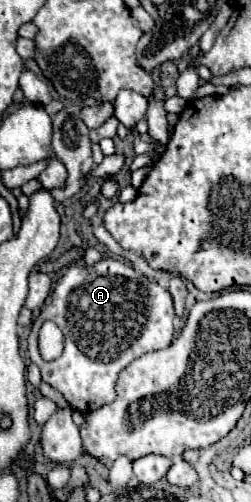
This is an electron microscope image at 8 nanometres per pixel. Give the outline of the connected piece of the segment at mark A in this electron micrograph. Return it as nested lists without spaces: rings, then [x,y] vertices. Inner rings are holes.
[[[104,258],[96,266],[68,268],[68,272],[56,284],[50,304],[46,304],[40,316],[32,322],[32,330],[28,336],[28,352],[30,352],[30,360],[42,372],[42,382],[58,390],[70,402],[72,408],[88,414],[92,410],[98,410],[104,404],[114,402],[116,400],[114,386],[116,386],[118,374],[142,354],[166,348],[172,342],[172,334],[174,334],[174,306],[172,306],[170,292],[160,284],[148,280],[144,274],[138,274],[128,262]],[[46,320],[52,320],[64,332],[64,338],[66,338],[64,354],[52,362],[44,362],[38,350],[38,332]]]

